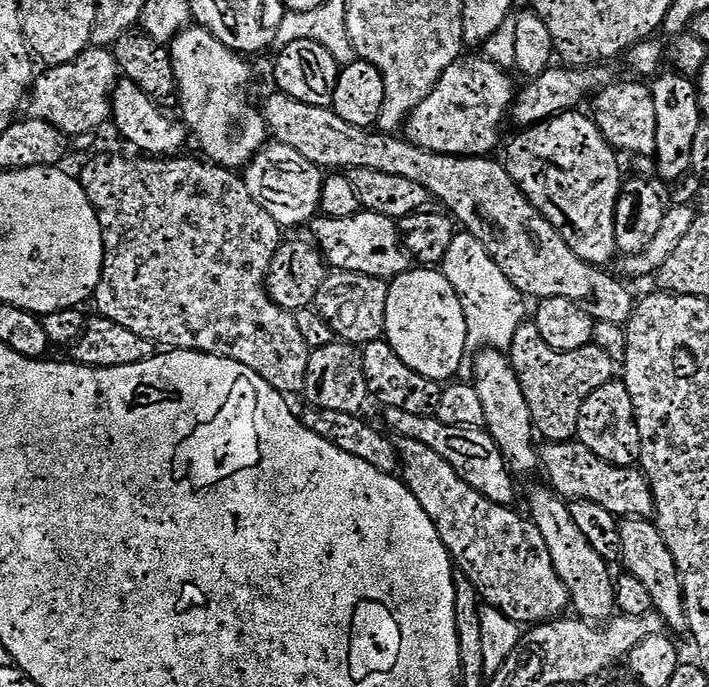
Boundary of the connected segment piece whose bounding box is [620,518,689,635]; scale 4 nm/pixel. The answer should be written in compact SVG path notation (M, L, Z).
M628 518L621 523L620 534L625 571L642 582L650 596L653 611L663 619L665 627L671 633L685 635L689 629L679 572L655 523L644 518Z

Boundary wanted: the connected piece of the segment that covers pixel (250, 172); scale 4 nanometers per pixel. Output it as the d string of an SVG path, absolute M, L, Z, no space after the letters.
M272 144L265 147L245 168L242 179L254 202L264 210L282 228L307 225L317 219L321 211L321 190L324 174L316 165L303 161L302 167L295 169L297 151L284 145Z

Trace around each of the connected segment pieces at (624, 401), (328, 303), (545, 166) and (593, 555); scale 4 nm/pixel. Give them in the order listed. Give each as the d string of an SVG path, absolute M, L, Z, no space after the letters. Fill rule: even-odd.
M612 378L582 406L578 414L578 426L575 439L584 444L595 459L604 460L618 468L629 468L640 459L640 435L638 422L634 414L634 402L630 398L630 390L624 385L623 379Z
M333 271L327 278L324 279L324 285L322 286L322 290L318 290L318 294L316 295L316 303L314 305L315 311L320 311L320 316L325 320L326 323L329 324L330 327L333 328L334 331L337 332L339 339L346 344L355 344L357 346L363 346L369 344L370 342L374 342L375 340L381 339L384 336L384 323L386 322L386 298L388 297L388 284L385 281L379 280L378 278L374 278L373 276L362 276L360 274L354 274L353 272L338 272Z
M583 111L563 112L553 120L544 120L533 128L519 133L520 137L508 152L506 167L510 178L524 191L524 196L544 215L546 222L558 230L558 234L578 254L585 264L608 266L612 255L617 255L616 247L616 203L620 200L622 175L618 153L606 142L591 115L583 116Z
M551 489L536 490L530 496L529 517L533 524L538 526L539 533L546 539L547 549L550 550L551 561L554 562L555 572L561 578L569 594L573 611L581 619L593 624L602 624L610 620L616 612L616 587L614 576L611 576L611 567L603 558L597 554L596 550L590 546L586 537L577 528L568 510L569 505L557 493Z

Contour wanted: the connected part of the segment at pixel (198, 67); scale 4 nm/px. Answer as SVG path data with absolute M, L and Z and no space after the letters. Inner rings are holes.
M199 26L189 27L180 32L174 40L171 41L170 51L172 53L172 62L176 65L176 83L178 85L178 108L184 111L182 116L183 123L187 131L200 143L200 148L205 152L211 163L218 168L227 168L229 170L242 170L242 162L246 162L248 156L248 136L238 136L240 128L234 128L234 108L238 102L234 102L234 76L238 78L236 84L242 84L245 87L251 85L252 72L248 69L248 64L243 55L232 52L218 38L214 38L212 33Z

